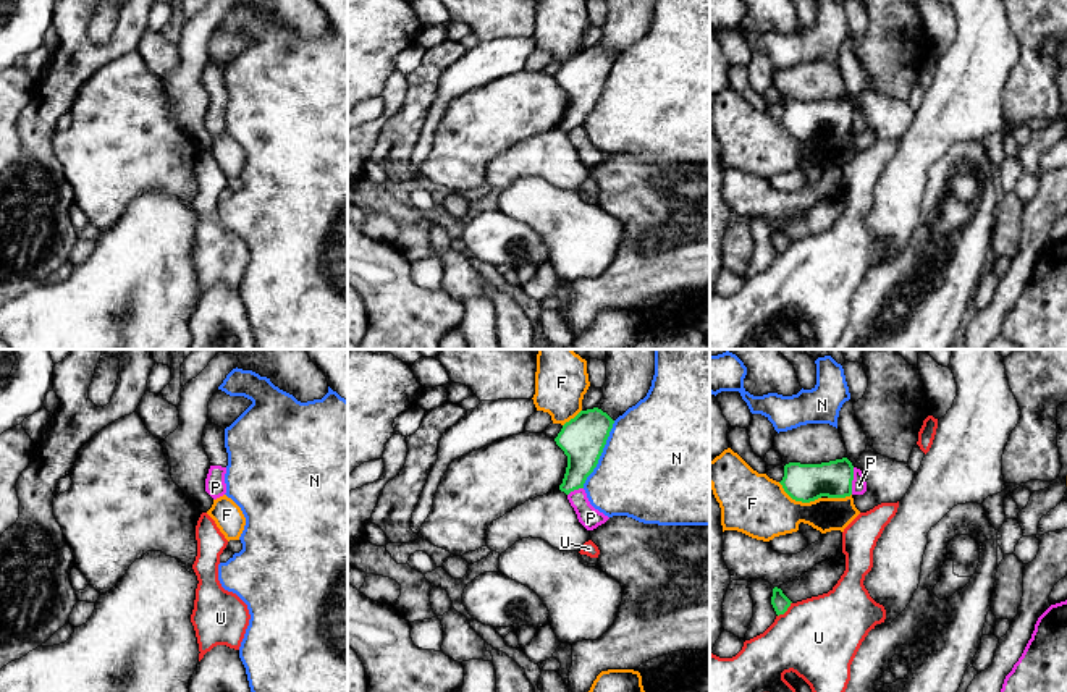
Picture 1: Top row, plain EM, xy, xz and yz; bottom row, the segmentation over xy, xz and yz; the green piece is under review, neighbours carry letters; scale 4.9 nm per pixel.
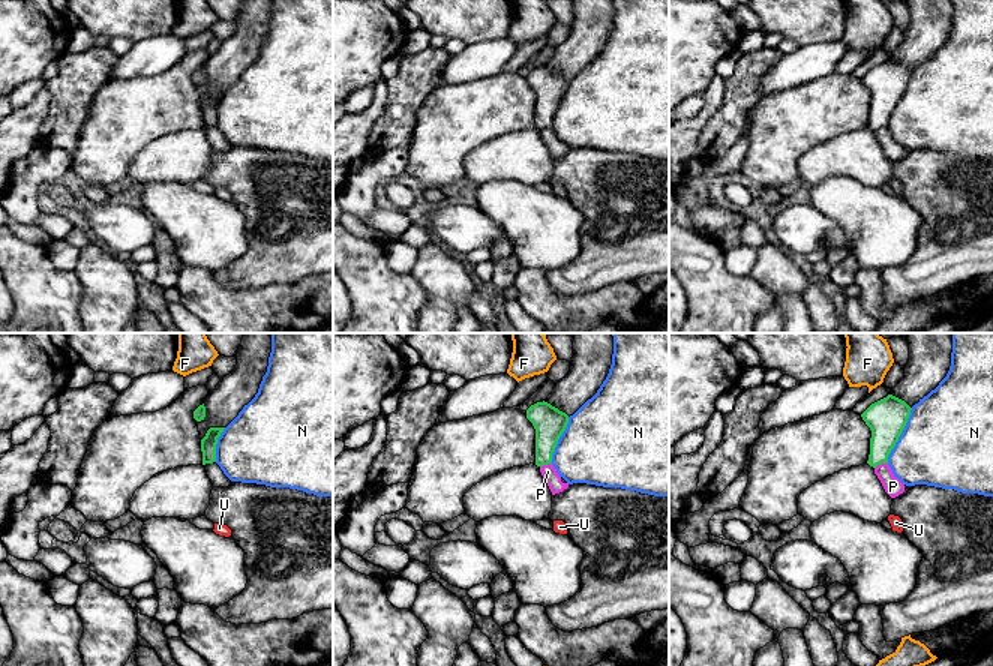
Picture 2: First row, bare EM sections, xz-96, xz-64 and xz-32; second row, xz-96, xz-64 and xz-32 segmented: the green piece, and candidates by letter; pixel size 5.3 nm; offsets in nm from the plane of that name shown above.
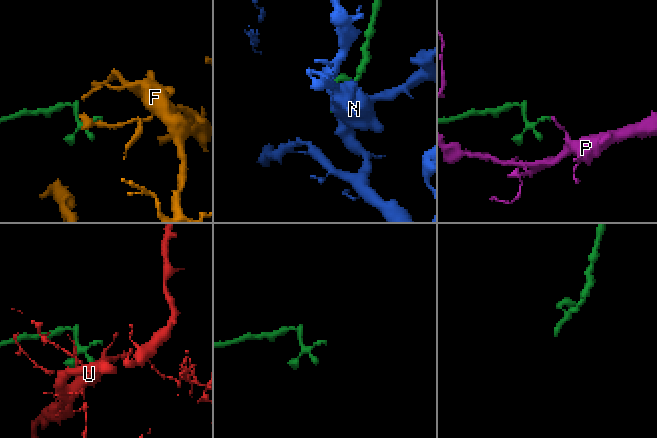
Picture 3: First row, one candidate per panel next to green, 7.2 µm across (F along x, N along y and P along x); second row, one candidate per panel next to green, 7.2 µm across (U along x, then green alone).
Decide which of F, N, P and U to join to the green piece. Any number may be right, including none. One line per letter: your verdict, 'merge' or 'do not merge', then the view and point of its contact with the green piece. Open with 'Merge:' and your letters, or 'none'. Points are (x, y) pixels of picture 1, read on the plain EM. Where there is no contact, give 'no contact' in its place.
Merge: none
F: do not merge; meets green in yz at (799, 138)
N: do not merge; meets green in xz at (600, 92)
P: do not merge; meets green in yz at (852, 117)
U: do not merge; meets green in yz at (786, 248)

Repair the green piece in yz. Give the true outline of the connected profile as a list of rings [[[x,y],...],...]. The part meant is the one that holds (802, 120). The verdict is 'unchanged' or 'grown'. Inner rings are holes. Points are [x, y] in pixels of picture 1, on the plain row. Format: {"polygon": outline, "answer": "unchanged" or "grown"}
{"polygon": [[[847,95],[821,100],[784,103],[779,120],[795,139],[810,141],[821,134],[846,136],[852,133],[854,103]]], "answer": "unchanged"}

